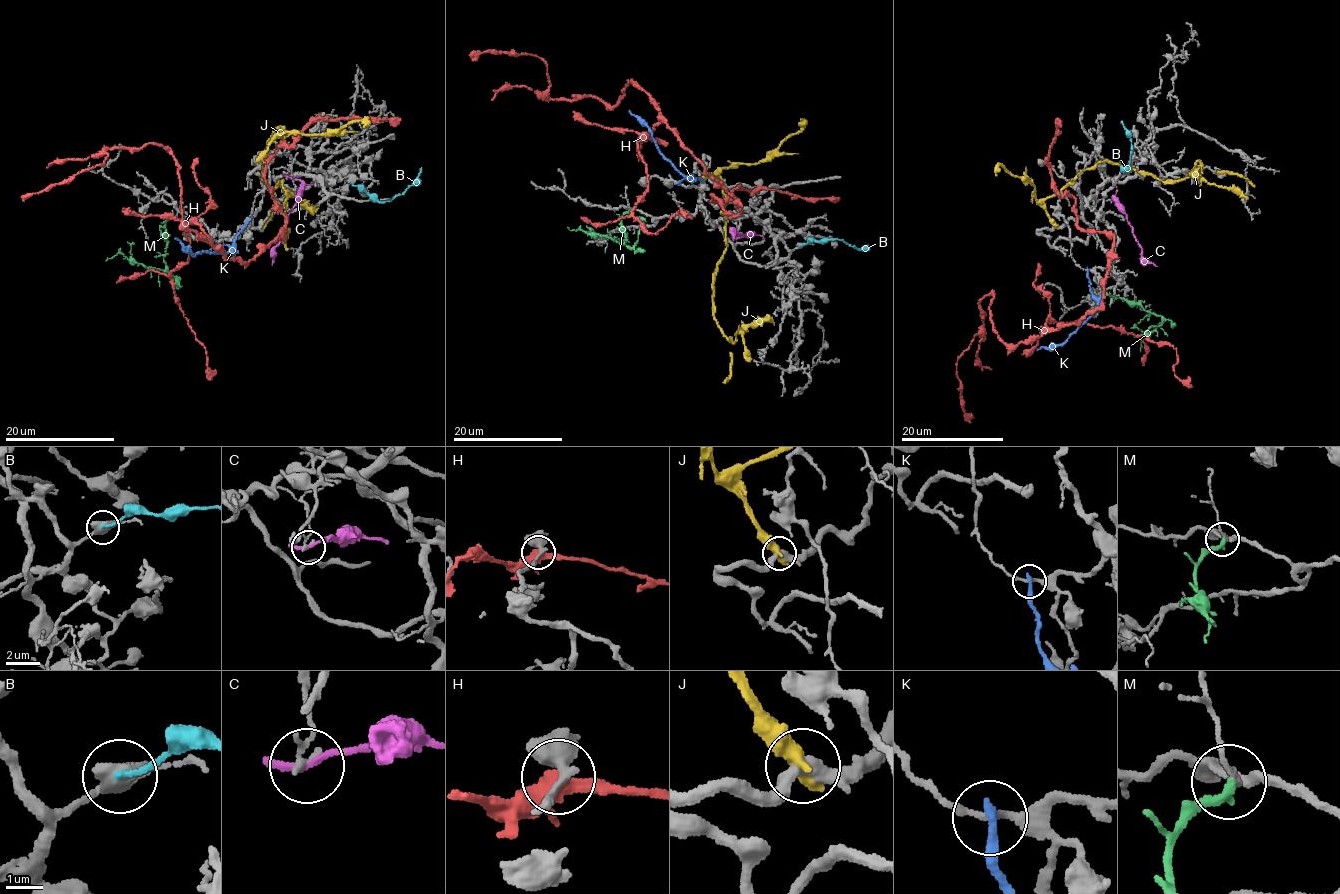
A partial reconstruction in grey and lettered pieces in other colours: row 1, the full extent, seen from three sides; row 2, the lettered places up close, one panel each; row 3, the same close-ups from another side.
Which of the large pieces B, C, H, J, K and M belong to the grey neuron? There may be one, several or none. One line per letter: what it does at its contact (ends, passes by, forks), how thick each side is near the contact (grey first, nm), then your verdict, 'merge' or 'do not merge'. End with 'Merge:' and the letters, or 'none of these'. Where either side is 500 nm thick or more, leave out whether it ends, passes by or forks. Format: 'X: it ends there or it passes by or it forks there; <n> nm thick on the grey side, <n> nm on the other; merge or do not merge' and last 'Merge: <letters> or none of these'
B: 650 nm thick on the grey side, 140 nm on the other; do not merge
C: it ends there; 190 nm thick on the grey side, 260 nm on the other; do not merge
H: it forks there; 420 nm thick on the grey side, 360 nm on the other; do not merge
J: 400 nm thick on the grey side, 650 nm on the other; do not merge
K: it ends there; 160 nm thick on the grey side, 280 nm on the other; do not merge
M: it ends there; 120 nm thick on the grey side, 240 nm on the other; do not merge
Merge: none of these

